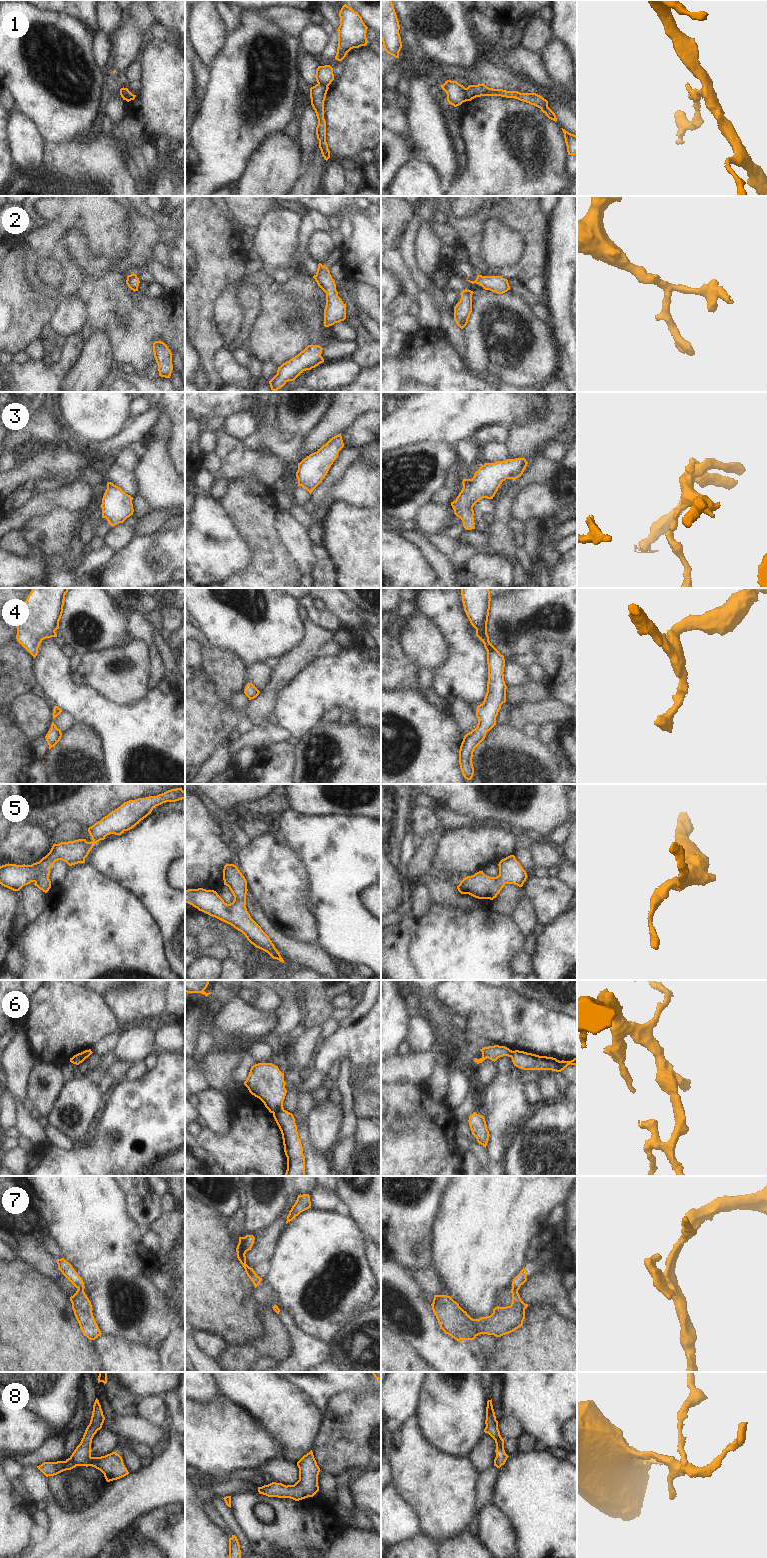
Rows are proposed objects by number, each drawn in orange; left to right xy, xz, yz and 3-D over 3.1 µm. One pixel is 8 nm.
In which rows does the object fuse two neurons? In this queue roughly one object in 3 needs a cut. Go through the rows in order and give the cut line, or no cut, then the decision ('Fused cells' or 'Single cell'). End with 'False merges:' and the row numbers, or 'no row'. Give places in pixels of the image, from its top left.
1: Split along yz (465, 88), (467, 100). Fused cells
2: No split. Single cell
3: No split. Single cell
4: No split. Single cell
5: No split. Single cell
6: Split along xz (283, 1109), (273, 1113). Fused cells
7: Split along xy (78, 1287), (83, 1290). Fused cells
8: No split. Single cell
False merges: 1, 6, 7.

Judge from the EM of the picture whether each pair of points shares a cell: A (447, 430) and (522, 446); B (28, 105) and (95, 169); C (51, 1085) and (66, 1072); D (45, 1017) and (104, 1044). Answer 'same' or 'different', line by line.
A: different
B: different
C: different
D: different

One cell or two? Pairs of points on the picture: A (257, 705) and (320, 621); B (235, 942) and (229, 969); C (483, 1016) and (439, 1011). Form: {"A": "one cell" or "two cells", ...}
{"A": "two cells", "B": "two cells", "C": "two cells"}

